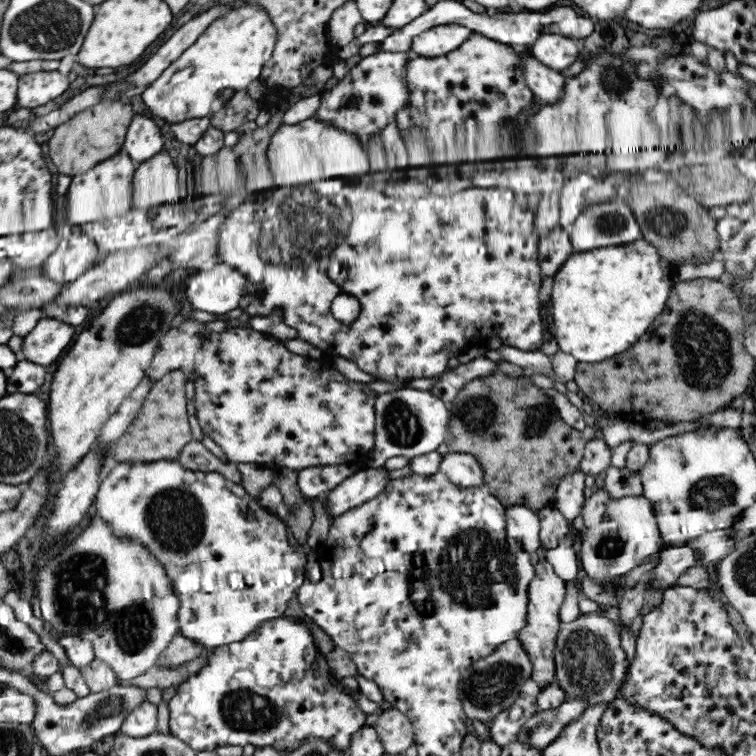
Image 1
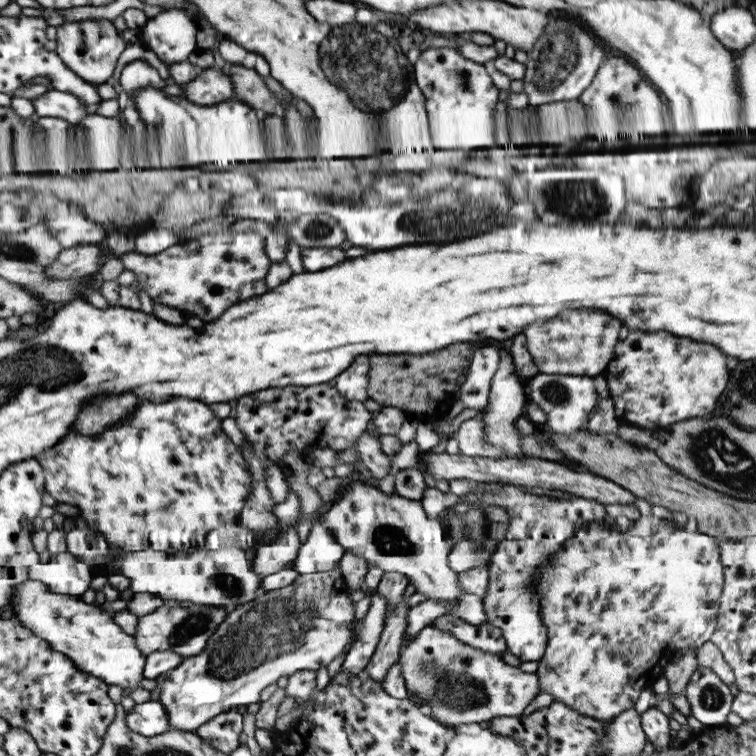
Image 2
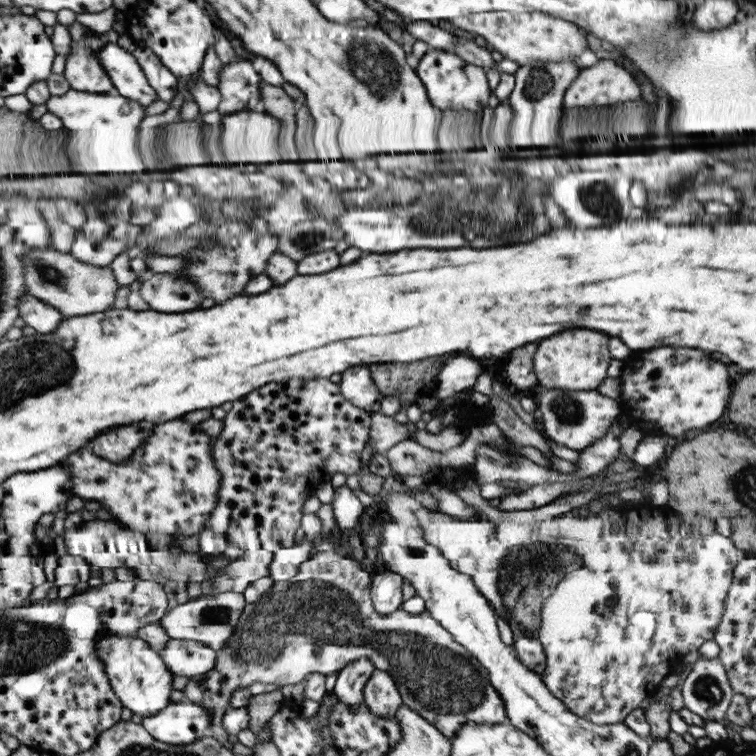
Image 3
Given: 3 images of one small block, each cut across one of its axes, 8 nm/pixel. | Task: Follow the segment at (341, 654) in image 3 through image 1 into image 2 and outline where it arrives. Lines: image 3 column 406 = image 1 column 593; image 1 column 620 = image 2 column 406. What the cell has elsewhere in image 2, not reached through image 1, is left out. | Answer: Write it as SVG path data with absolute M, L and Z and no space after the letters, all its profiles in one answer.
M433 622L413 639L403 634L396 663L408 694L422 700L423 713L452 731L463 724L483 723L496 716L517 716L539 690L534 673L521 672L495 655L466 646L451 633L435 629Z

